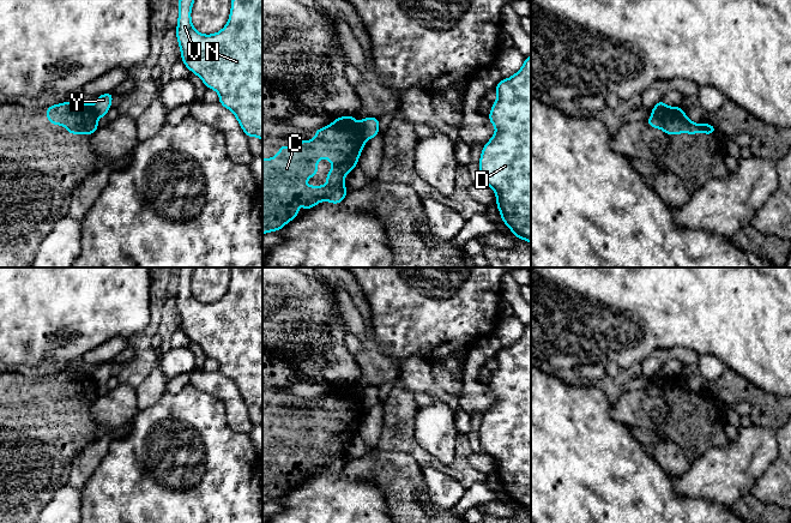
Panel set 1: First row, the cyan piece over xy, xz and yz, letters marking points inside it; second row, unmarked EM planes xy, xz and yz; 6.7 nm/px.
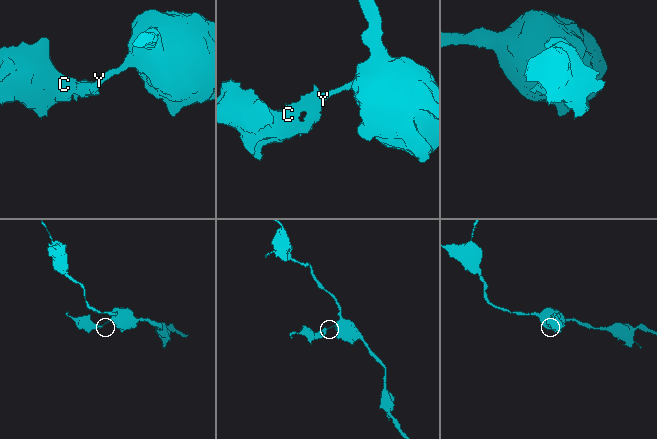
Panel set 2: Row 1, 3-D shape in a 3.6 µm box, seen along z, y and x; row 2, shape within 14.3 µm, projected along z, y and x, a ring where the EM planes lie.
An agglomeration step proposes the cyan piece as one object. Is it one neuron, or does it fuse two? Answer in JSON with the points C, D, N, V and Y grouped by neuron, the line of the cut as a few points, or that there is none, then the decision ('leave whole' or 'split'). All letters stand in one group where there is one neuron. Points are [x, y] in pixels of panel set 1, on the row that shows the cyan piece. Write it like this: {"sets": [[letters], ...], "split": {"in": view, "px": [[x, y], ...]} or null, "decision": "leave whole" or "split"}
{"sets": [["C"], ["D", "N", "V", "Y"]], "split": {"in": "xz", "px": [[360, 122], [360, 130], [366, 139]]}, "decision": "split"}

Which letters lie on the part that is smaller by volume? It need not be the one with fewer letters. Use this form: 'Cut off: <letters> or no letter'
Cut off: C

